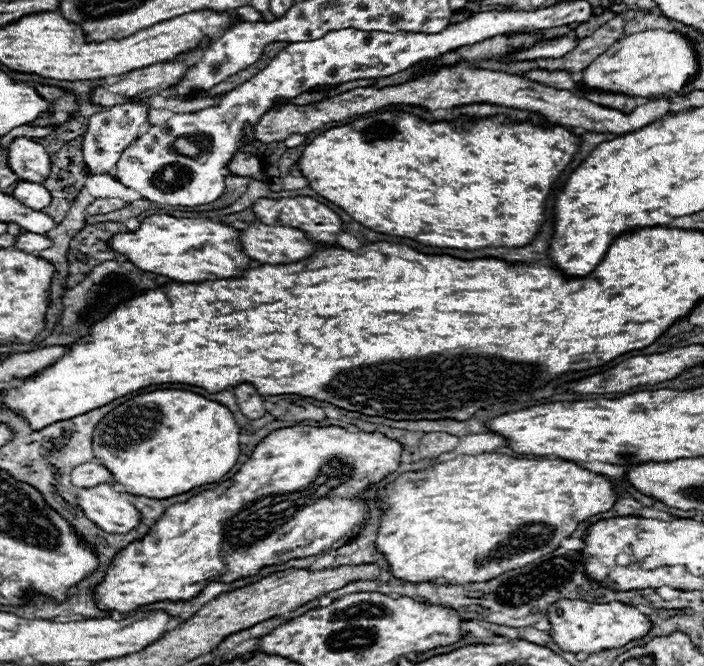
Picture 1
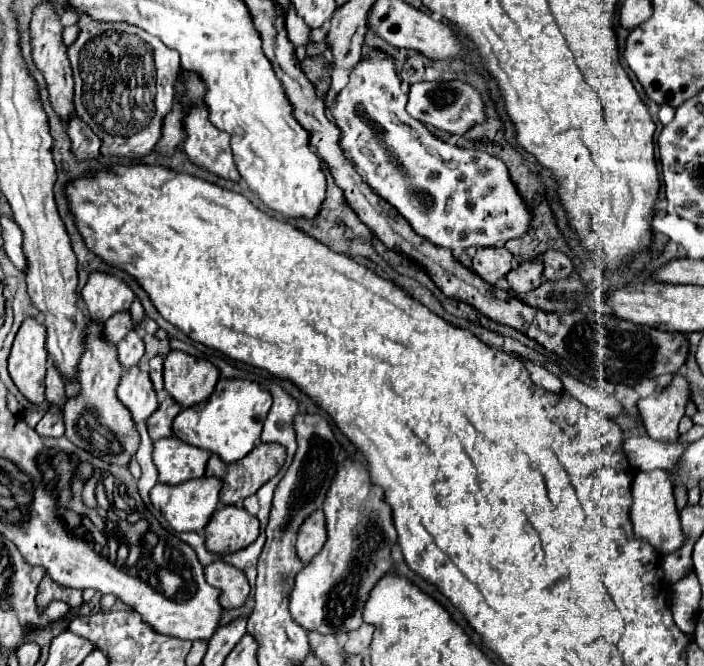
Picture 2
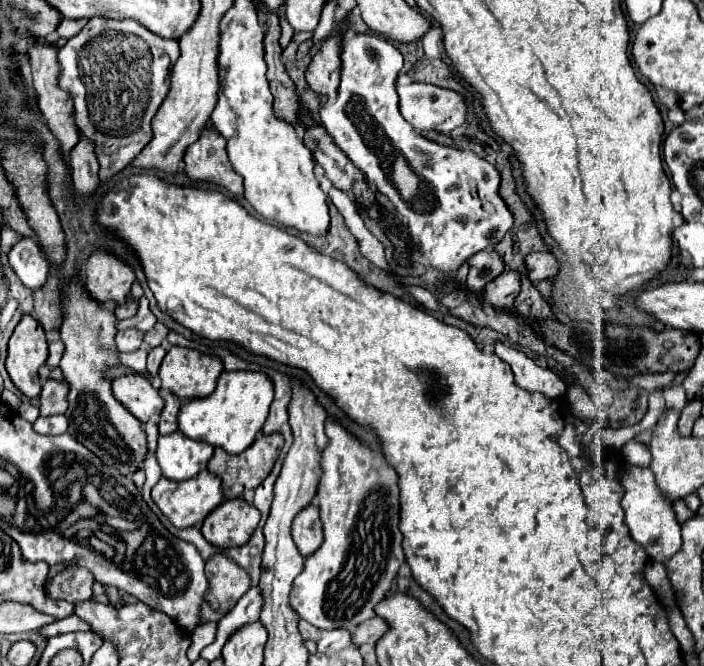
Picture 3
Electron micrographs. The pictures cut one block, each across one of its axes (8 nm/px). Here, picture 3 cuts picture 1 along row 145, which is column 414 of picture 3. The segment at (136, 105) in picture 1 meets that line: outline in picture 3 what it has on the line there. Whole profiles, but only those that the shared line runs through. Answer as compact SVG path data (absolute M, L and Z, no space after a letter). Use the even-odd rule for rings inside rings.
M412 82L408 86L398 86L398 96L400 96L400 112L404 116L404 120L414 126L416 132L424 132L424 130L436 130L436 132L452 132L456 126L460 126L464 122L466 116L466 106L460 94L446 90L446 88L438 88L432 84L418 84Z

